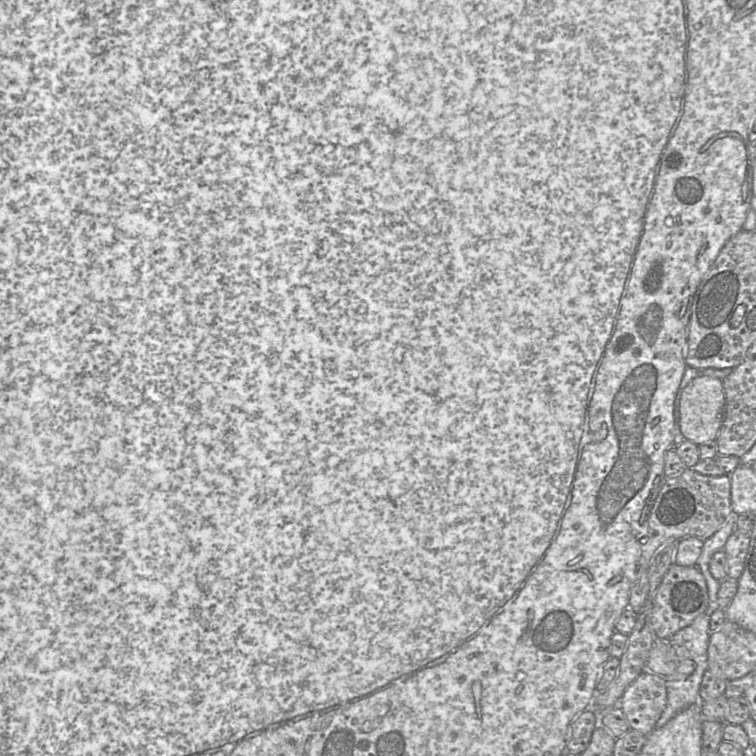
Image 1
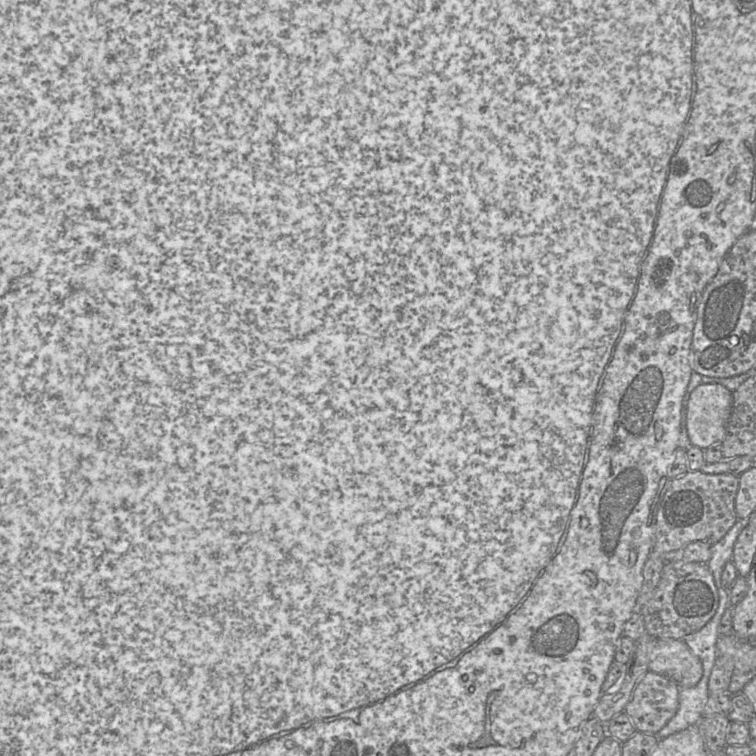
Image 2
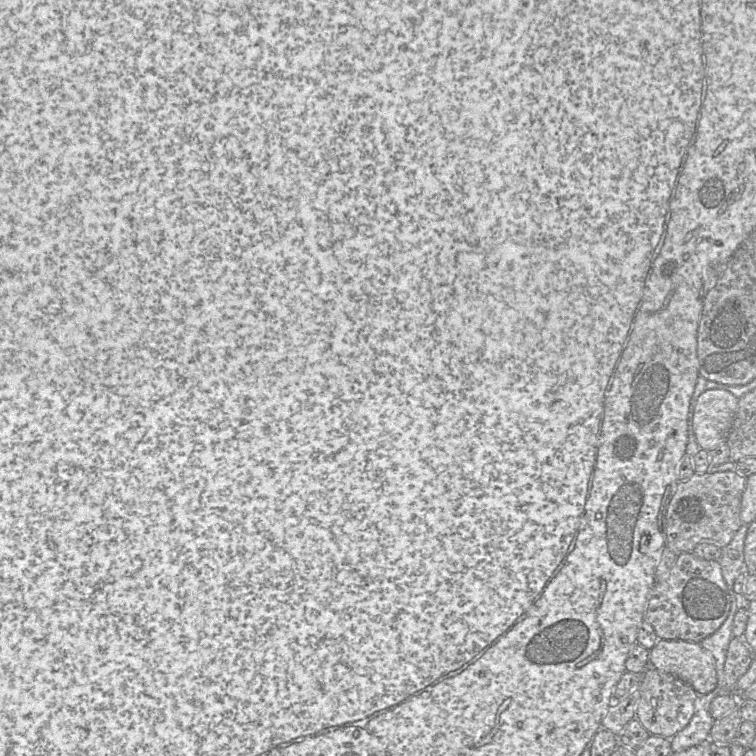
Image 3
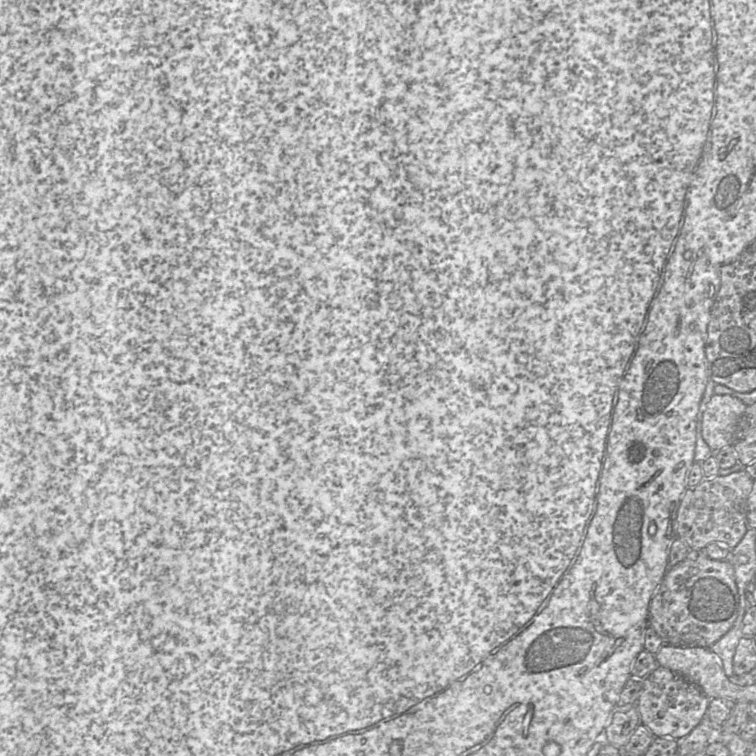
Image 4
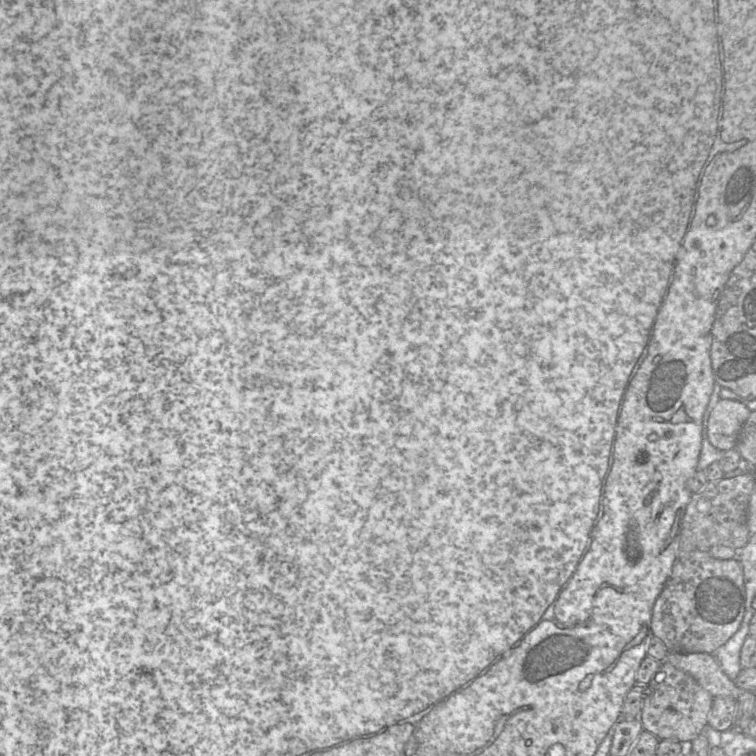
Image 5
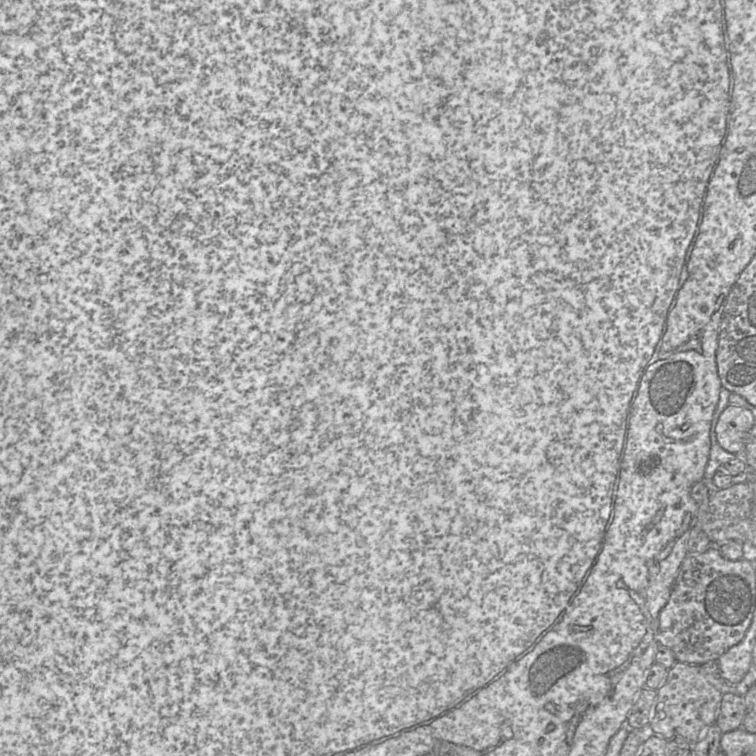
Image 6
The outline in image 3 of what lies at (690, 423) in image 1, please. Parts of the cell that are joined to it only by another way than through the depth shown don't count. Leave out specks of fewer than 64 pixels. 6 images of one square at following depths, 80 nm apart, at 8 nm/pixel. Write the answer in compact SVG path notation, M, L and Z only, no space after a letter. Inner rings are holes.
M706 389L693 407L693 429L702 449L713 450L726 444L735 417L738 398L723 389Z

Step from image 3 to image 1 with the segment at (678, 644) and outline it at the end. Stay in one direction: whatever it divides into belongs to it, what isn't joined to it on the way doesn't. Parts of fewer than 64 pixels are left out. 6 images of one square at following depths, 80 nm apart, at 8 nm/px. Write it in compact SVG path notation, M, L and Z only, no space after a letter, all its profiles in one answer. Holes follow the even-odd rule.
M656 639L650 650L646 668L666 679L682 680L695 670L693 659L683 658L668 639Z

